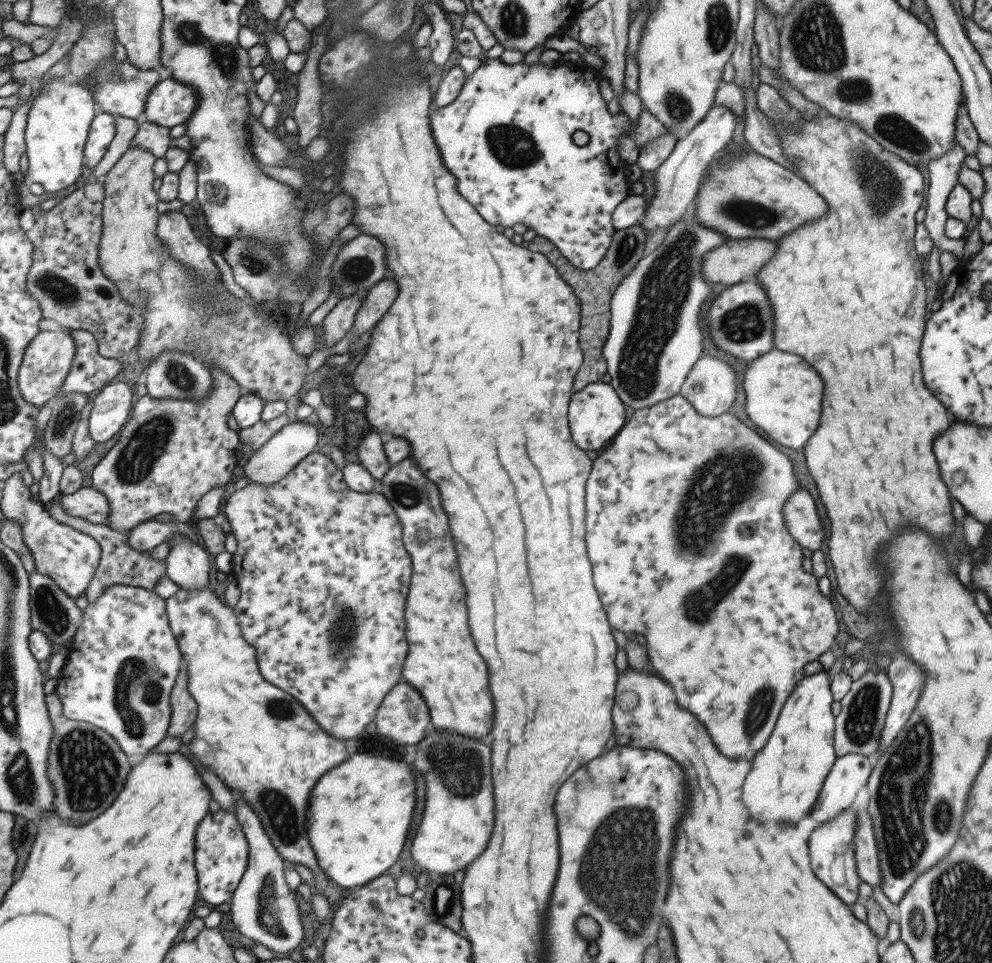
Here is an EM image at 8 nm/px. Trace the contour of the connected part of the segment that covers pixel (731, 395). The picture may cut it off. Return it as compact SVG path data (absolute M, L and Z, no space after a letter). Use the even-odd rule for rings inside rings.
M702 354L689 369L678 393L699 416L719 416L735 400L735 374L729 364Z

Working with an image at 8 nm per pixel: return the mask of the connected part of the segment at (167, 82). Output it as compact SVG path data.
M175 78L164 79L152 90L146 113L141 120L161 127L186 124L200 104L200 94L187 83Z

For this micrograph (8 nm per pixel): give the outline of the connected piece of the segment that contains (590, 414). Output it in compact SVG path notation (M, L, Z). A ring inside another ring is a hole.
M601 380L585 385L583 389L571 394L567 420L569 420L569 432L571 440L577 448L591 453L601 448L605 442L617 434L617 431L625 422L624 404L620 401L618 394L611 388L609 383L602 383Z

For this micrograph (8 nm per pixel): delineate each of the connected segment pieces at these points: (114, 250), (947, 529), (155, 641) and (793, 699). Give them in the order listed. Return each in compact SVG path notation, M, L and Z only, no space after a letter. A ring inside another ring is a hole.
M131 146L124 157L108 172L104 182L104 234L100 245L100 265L106 276L117 285L122 297L134 306L145 308L145 328L140 336L138 354L147 365L159 359L165 351L181 351L205 362L216 380L216 386L203 400L159 401L148 394L138 398L128 425L118 441L95 466L92 486L110 502L108 524L116 531L130 532L153 516L172 514L177 522L194 520L198 504L213 488L229 484L236 478L241 459L239 430L229 428L228 418L241 395L257 394L265 401L291 400L307 386L307 358L295 351L285 324L283 308L291 302L301 302L307 286L295 282L281 289L273 301L257 301L259 307L223 290L221 272L211 260L211 250L199 242L190 220L181 211L159 215L159 192L153 190L157 177L154 171L156 154L142 146Z
M760 82L756 92L756 107L763 113L768 123L778 131L780 136L779 146L782 154L790 164L796 166L800 178L803 179L817 194L823 198L826 204L826 211L821 218L813 219L813 222L797 226L797 230L789 232L775 244L775 254L763 266L759 267L757 273L757 284L765 291L766 297L770 302L773 330L772 343L776 350L789 352L796 356L801 356L806 364L813 366L813 370L821 376L823 380L823 398L821 398L821 420L813 436L805 441L802 450L805 454L805 464L807 470L815 482L819 502L825 508L827 516L827 558L833 566L835 572L835 582L837 590L849 604L851 604L861 614L869 614L871 606L877 602L877 595L882 594L882 576L884 575L884 566L882 562L876 560L876 554L887 546L887 542L893 538L897 528L905 524L915 524L923 528L925 532L931 532L933 538L946 536L953 532L953 518L951 518L950 495L947 494L935 456L931 452L931 440L939 433L942 433L951 422L949 412L943 406L943 403L923 386L923 377L921 376L921 364L919 364L919 344L923 336L925 326L925 282L923 279L923 268L920 259L915 253L913 247L913 238L916 228L915 211L921 206L923 198L923 176L919 170L911 163L906 163L896 154L885 150L884 146L878 145L859 125L831 116L825 112L818 114L811 120L798 118L797 112L783 99L777 90L770 85ZM789 112L794 113L792 120L799 119L800 125L797 132L784 131L781 128L782 122L787 120Z
M118 584L105 589L105 592L95 602L89 603L83 611L83 622L72 638L71 645L69 646L70 655L68 656L68 661L65 663L65 668L60 678L57 679L57 687L55 688L55 693L63 700L65 717L75 721L90 723L105 730L105 732L117 739L117 742L120 743L121 748L128 756L133 756L134 754L146 756L152 752L155 746L159 746L169 736L173 720L172 690L185 665L180 642L177 642L176 634L172 631L172 626L170 625L166 599L161 598L159 594L152 590L147 590L145 587Z
M825 670L804 676L799 680L789 697L785 699L765 746L751 758L750 769L744 778L740 798L747 806L747 810L751 812L751 816L755 816L757 820L767 820L767 822L779 820L779 822L795 824L800 818L808 815L811 805L817 798L823 779L837 758L833 746L835 717L830 712L830 706L834 700L828 683Z

